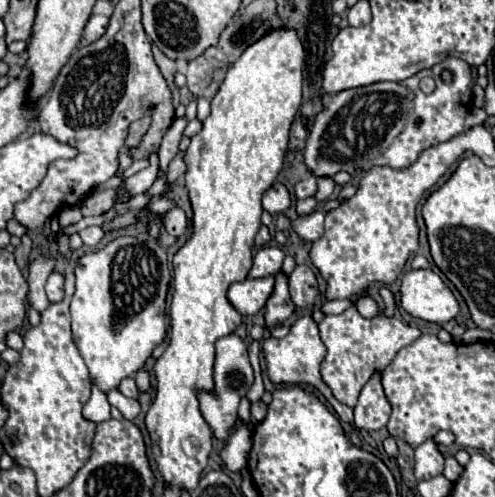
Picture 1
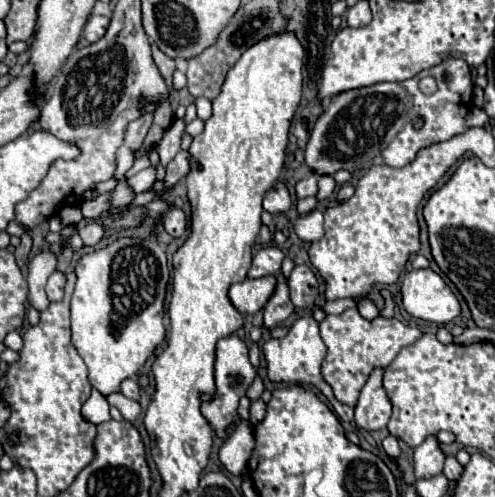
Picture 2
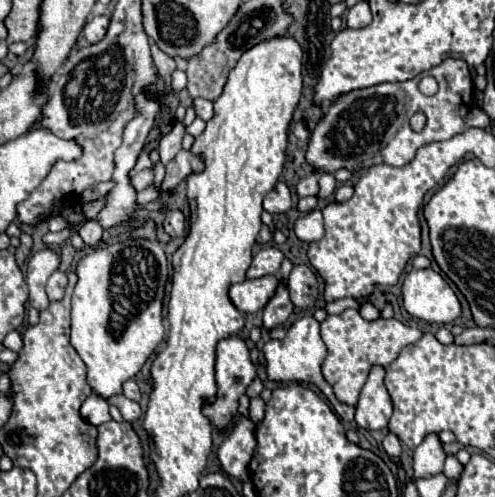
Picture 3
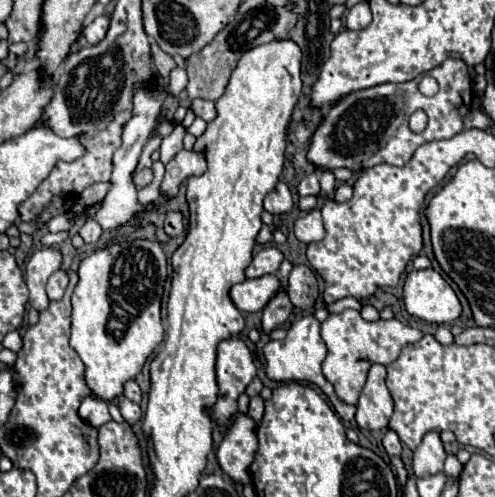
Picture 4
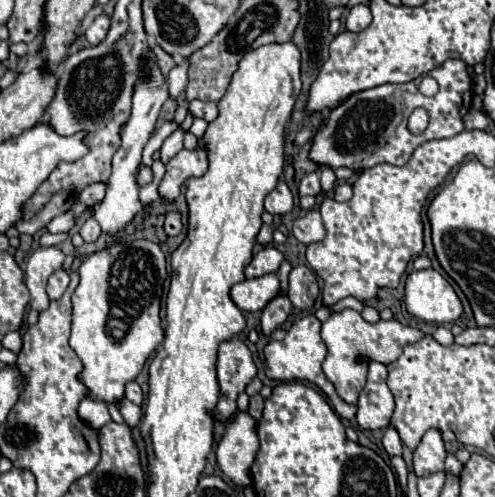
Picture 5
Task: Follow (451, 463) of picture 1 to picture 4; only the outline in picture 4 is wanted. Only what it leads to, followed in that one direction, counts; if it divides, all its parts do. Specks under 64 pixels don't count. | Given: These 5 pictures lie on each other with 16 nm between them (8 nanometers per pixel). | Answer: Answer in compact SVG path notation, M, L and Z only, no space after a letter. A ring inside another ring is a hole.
M448 454L446 466L444 466L444 474L446 476L460 476L460 472L462 472L462 464L458 462L458 458L454 454Z

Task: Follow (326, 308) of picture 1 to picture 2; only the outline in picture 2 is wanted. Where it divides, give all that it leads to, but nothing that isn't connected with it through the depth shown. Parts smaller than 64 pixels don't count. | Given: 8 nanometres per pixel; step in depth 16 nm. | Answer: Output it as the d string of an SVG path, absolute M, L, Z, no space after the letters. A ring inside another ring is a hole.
M344 298L344 300L326 302L324 312L326 312L326 314L342 314L346 308L354 308L354 306L358 306L358 302L356 302L356 300L352 300L352 298Z

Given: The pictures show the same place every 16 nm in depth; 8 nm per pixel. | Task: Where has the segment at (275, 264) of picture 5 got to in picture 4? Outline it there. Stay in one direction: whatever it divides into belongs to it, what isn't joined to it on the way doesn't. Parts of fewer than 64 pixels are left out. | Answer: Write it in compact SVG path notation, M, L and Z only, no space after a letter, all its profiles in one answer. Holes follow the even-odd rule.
M274 246L262 248L246 268L246 278L260 278L264 274L276 274L280 268L280 262L284 260L282 252Z

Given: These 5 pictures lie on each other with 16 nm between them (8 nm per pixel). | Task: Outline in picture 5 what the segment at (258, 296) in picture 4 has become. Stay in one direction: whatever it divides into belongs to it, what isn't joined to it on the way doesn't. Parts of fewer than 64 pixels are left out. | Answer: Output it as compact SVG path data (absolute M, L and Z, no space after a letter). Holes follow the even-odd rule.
M264 274L260 278L244 280L232 286L232 300L242 312L258 312L280 292L278 276Z

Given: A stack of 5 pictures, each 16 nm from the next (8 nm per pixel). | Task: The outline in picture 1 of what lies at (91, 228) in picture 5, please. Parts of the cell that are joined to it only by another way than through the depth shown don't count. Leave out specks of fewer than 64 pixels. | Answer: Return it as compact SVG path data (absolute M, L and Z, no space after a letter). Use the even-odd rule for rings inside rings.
M88 226L88 228L80 230L80 238L82 238L84 246L88 246L88 248L96 248L100 244L102 236L104 236L104 230L100 226Z

